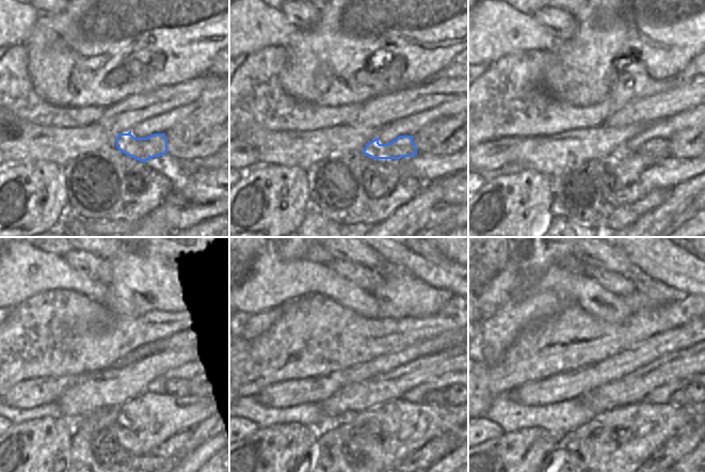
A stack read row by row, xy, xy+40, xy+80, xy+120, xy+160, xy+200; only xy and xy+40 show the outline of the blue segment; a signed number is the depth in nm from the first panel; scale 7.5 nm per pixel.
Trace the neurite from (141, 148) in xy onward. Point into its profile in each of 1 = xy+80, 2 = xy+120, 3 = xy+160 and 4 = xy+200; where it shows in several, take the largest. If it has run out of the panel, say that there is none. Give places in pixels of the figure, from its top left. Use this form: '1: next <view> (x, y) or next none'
1: next xy+80 (656, 147)
2: next xy+120 (187, 388)
3: next xy+160 (434, 397)
4: next xy+200 (677, 397)

